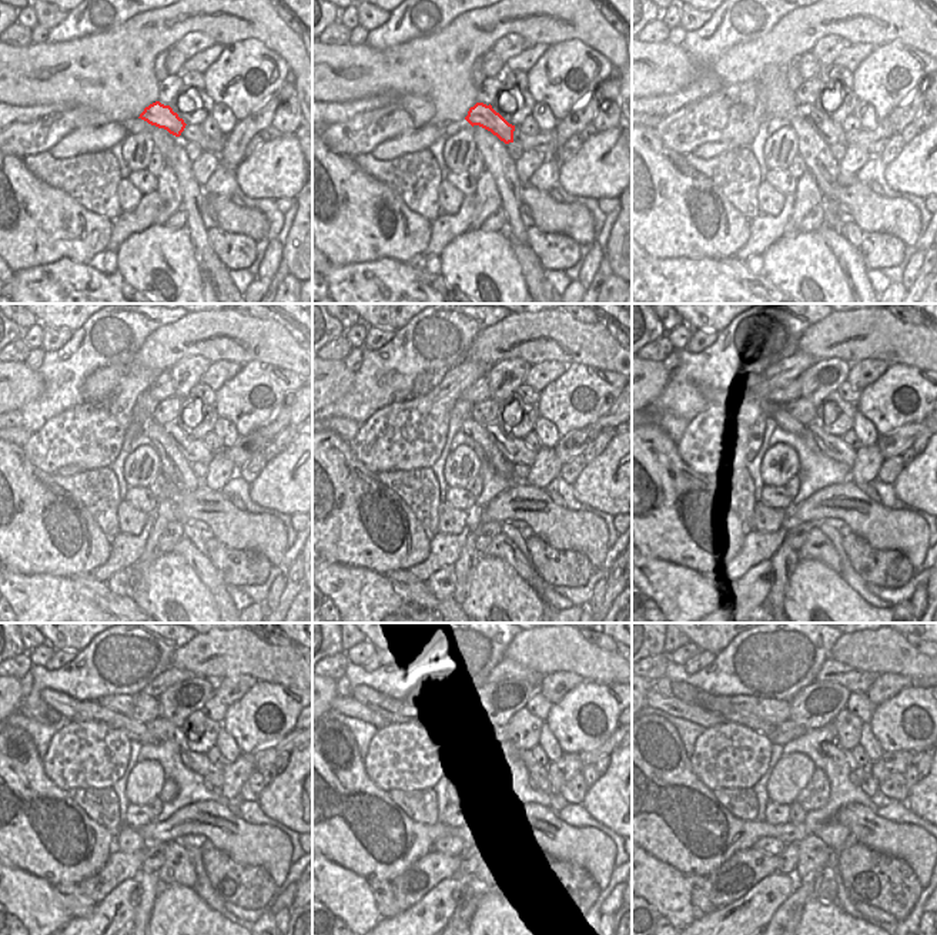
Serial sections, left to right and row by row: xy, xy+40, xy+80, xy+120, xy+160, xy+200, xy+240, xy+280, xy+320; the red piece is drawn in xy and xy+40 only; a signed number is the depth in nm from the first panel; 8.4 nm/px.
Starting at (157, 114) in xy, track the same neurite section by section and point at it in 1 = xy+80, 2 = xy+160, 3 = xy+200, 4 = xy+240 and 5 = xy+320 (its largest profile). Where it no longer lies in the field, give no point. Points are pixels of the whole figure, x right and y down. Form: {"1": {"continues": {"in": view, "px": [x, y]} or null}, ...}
{"1": {"continues": {"in": "xy+80", "px": [832, 133]}}, "2": {"continues": {"in": "xy+160", "px": [514, 449]}}, "3": {"continues": {"in": "xy+200", "px": [833, 446]}}, "4": {"continues": {"in": "xy+240", "px": [196, 761]}}, "5": {"continues": {"in": "xy+320", "px": [862, 777]}}}

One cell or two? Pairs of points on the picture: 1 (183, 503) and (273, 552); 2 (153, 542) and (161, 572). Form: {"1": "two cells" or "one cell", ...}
{"1": "one cell", "2": "two cells"}

